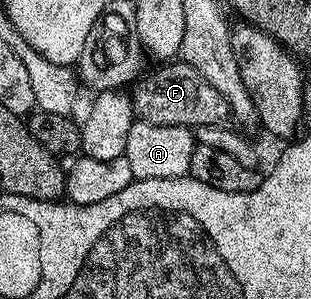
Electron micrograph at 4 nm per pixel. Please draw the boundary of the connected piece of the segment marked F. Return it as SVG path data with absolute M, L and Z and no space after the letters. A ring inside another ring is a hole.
M168 62L160 67L164 68L152 73L136 89L131 89L132 109L137 120L150 122L150 126L182 126L195 130L202 126L224 124L229 119L226 98L214 90L214 86L210 86L210 82L206 82L194 66Z

